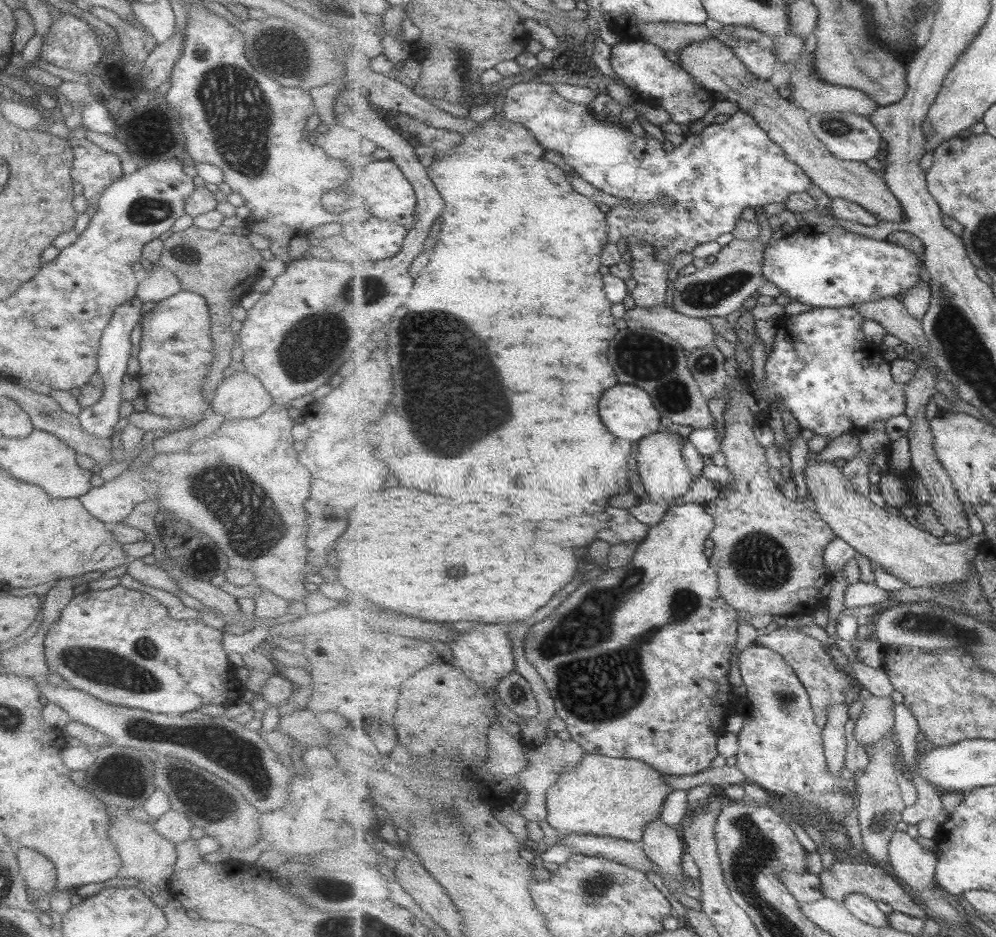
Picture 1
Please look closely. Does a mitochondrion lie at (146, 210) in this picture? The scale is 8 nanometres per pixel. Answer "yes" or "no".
yes

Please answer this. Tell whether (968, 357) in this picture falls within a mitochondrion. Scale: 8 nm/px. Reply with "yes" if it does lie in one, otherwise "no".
yes

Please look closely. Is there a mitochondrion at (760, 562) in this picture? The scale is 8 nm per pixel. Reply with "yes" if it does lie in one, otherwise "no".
yes

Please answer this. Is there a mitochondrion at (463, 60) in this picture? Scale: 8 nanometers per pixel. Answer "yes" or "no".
yes

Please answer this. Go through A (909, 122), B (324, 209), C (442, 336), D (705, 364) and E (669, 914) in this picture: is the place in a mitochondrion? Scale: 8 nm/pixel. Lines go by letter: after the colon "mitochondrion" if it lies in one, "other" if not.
A: other
B: other
C: mitochondrion
D: mitochondrion
E: other

